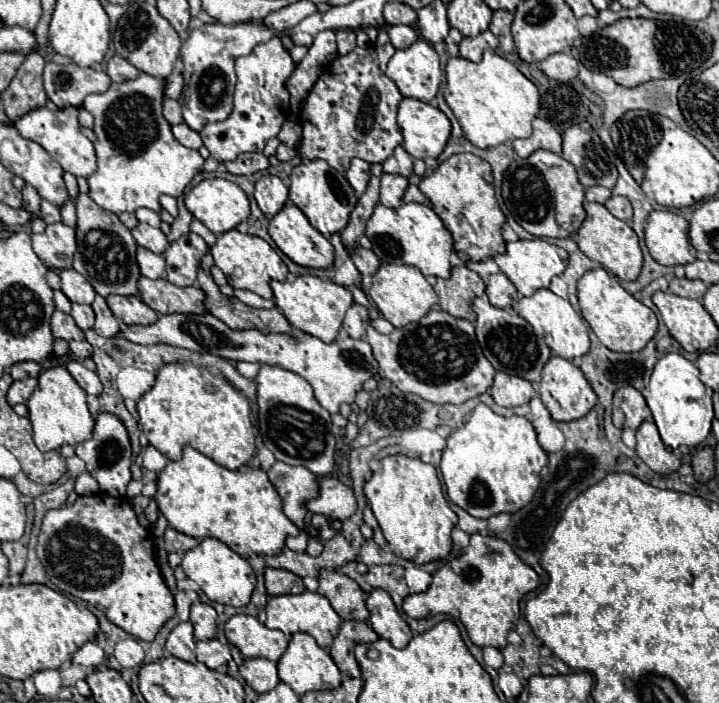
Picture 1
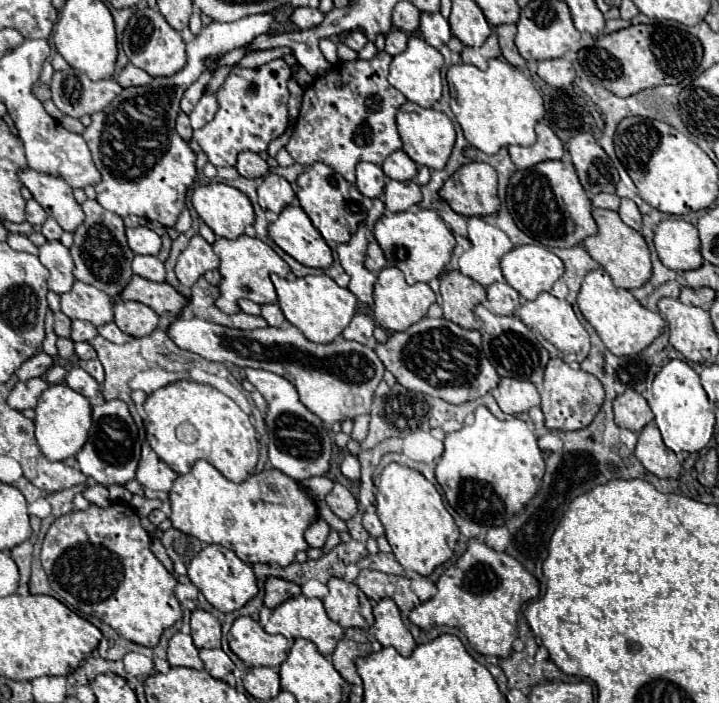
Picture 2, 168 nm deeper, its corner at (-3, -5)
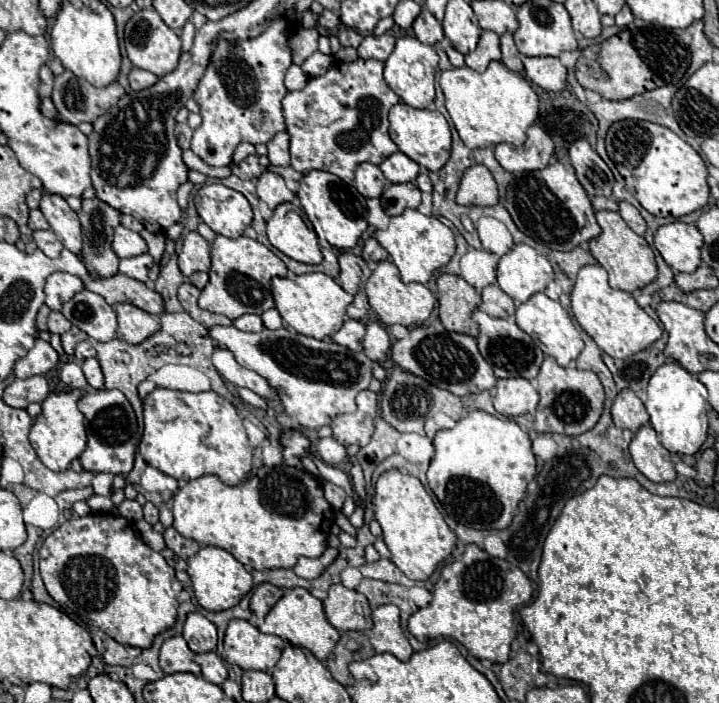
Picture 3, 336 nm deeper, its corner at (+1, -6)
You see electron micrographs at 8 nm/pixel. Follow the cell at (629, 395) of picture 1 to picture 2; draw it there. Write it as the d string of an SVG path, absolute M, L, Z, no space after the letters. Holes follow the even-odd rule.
M634 389L624 391L614 399L614 417L618 427L630 429L634 433L640 433L648 423L654 421L654 415L650 415L648 401Z

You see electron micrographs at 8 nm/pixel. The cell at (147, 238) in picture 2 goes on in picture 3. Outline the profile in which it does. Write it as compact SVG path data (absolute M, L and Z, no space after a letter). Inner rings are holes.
M118 226L118 228L114 228L112 250L118 258L130 258L130 256L138 256L138 254L146 252L146 242L140 234L136 234L124 226Z

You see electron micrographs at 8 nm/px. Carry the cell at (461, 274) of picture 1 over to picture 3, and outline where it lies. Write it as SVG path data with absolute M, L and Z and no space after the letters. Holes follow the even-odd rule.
M440 274L438 276L438 308L440 320L448 332L478 334L478 324L470 318L480 304L480 294L460 276Z

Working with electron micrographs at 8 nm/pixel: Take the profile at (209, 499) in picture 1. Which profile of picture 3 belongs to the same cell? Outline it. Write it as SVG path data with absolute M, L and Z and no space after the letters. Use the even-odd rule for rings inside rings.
M262 466L250 480L238 486L226 486L216 476L202 476L188 480L180 486L178 494L172 498L174 528L196 540L202 546L218 546L228 550L236 560L240 560L250 570L270 570L270 568L294 568L300 556L318 558L328 548L326 538L334 522L334 510L324 498L322 484L306 470L294 466Z

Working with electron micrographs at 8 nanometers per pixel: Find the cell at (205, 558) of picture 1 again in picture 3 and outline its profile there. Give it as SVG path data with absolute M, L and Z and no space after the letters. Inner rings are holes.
M218 546L200 548L200 552L188 560L186 572L190 574L194 596L196 596L198 604L212 612L220 612L220 610L228 610L228 608L236 606L252 590L250 572L230 552L226 552Z

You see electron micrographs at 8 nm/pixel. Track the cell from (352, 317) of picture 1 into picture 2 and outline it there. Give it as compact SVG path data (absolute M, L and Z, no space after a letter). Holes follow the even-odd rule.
M356 313L350 321L350 325L342 331L342 337L348 341L356 341L356 343L372 347L374 345L372 329L374 329L374 319L368 317L366 313Z

